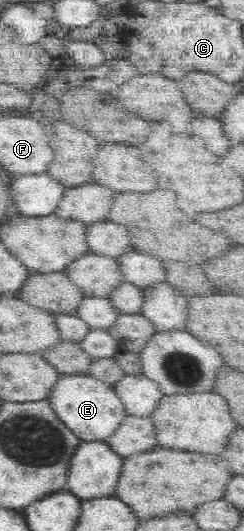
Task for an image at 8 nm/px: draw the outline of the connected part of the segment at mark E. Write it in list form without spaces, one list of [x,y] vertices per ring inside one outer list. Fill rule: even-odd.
[[[83,373],[62,375],[47,399],[67,428],[73,430],[77,438],[87,442],[89,440],[105,441],[128,417],[122,400],[112,386],[101,379]]]

